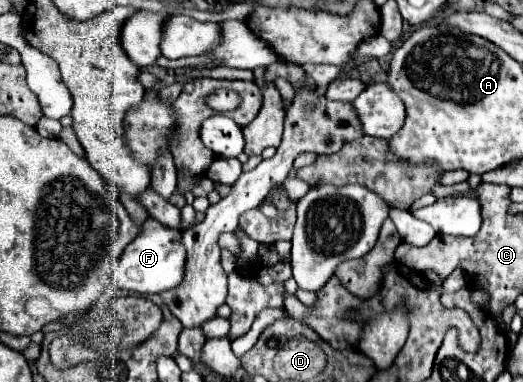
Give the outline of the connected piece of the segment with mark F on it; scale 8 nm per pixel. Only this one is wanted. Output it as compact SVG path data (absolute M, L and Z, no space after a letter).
M148 217L142 235L138 235L138 239L124 249L124 255L116 263L116 287L142 295L172 289L182 281L184 261L186 253L180 243L180 231L164 227L162 223L156 223L152 217Z

